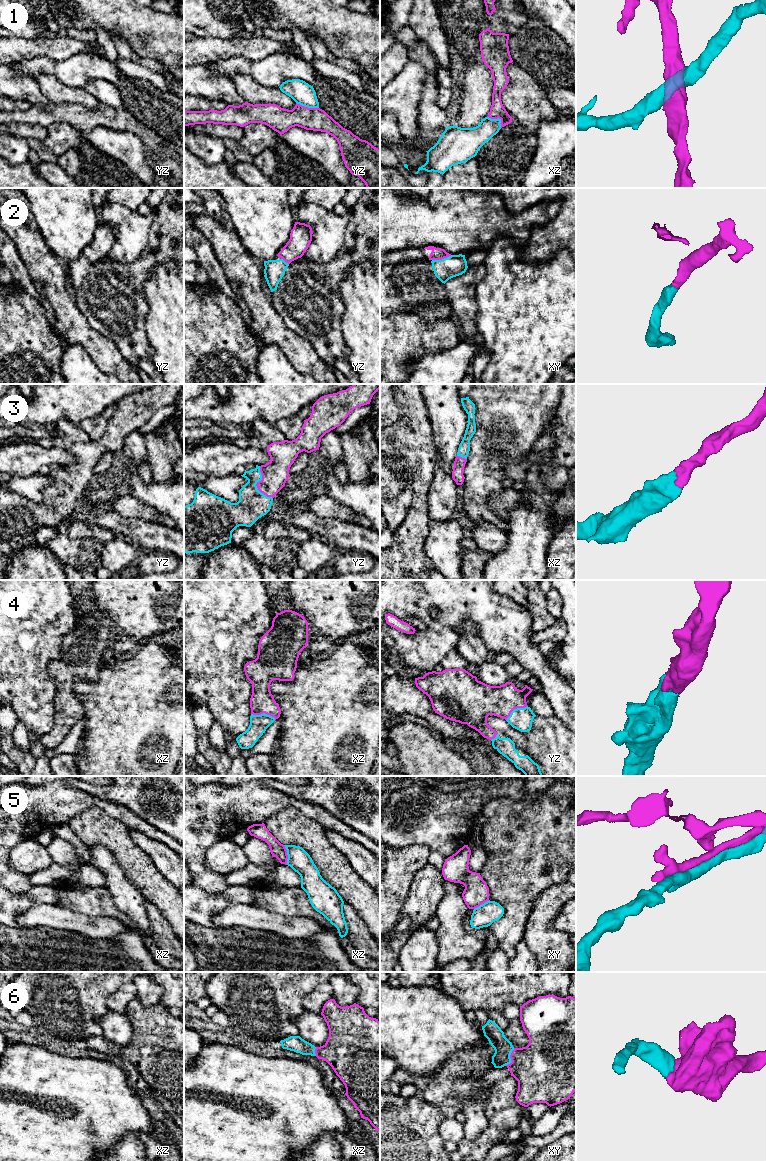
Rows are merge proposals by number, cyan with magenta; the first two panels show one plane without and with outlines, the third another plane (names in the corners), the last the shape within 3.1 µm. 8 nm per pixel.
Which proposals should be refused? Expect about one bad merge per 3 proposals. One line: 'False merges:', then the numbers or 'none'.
False merges: 1, 5

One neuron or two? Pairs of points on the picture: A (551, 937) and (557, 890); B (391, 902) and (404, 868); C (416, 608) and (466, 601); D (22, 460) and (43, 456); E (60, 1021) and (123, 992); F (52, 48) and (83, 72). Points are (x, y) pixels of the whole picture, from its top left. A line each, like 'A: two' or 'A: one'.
A: one
B: one
C: one
D: one
E: two
F: two

